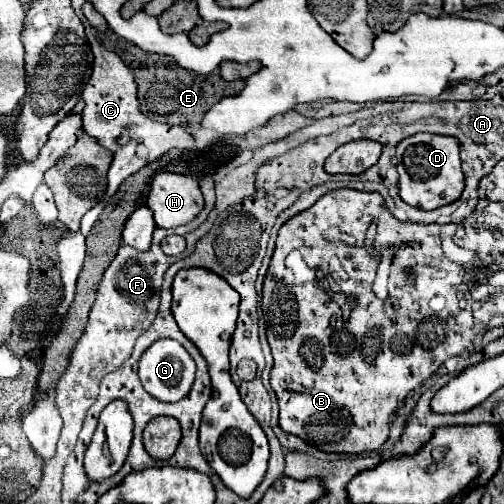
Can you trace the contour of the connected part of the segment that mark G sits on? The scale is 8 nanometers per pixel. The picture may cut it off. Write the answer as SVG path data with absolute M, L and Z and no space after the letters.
M157 340L153 342L139 360L139 378L143 388L161 402L179 402L185 398L195 380L195 362L187 350L177 340Z

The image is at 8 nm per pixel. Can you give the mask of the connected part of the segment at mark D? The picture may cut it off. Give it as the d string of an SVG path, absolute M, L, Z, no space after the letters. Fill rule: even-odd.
M419 132L397 144L397 172L399 172L399 196L421 210L435 210L439 206L455 202L465 186L461 170L459 142L453 136L437 136Z

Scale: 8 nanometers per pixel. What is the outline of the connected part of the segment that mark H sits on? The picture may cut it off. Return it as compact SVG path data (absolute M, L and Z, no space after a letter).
M159 172L151 182L147 206L153 210L157 226L177 228L191 222L203 210L203 194L195 178Z

